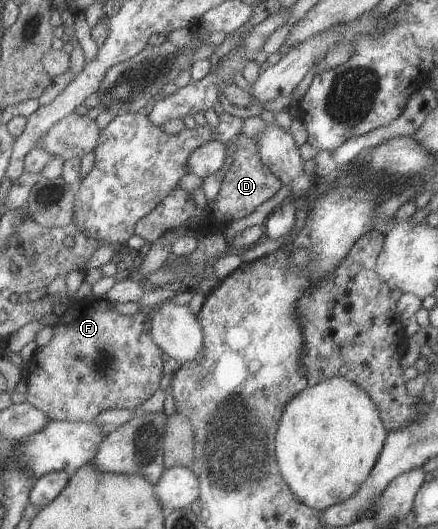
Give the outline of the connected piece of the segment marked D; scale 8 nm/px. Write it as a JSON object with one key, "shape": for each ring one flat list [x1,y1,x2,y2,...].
{"shape":[[239,134,233,137,231,141,235,145,233,161,229,169,225,171,217,195,212,202,208,202,206,207,202,208,195,204,191,194,185,192,185,190,177,188,170,190,169,194,166,194,165,198,162,198,161,202,153,207,153,210,134,222,133,234,149,244,160,238,166,231,173,231,175,228,188,228,195,232,195,238,206,232,221,234,233,220,239,220,239,218,247,216,261,202,271,198,282,184,261,162,256,139]]}

